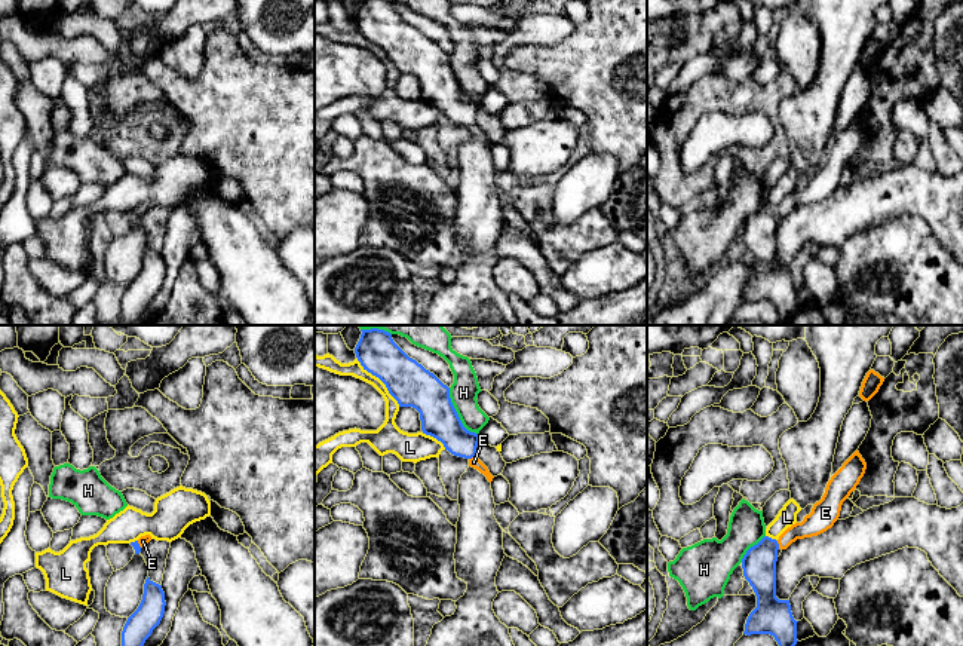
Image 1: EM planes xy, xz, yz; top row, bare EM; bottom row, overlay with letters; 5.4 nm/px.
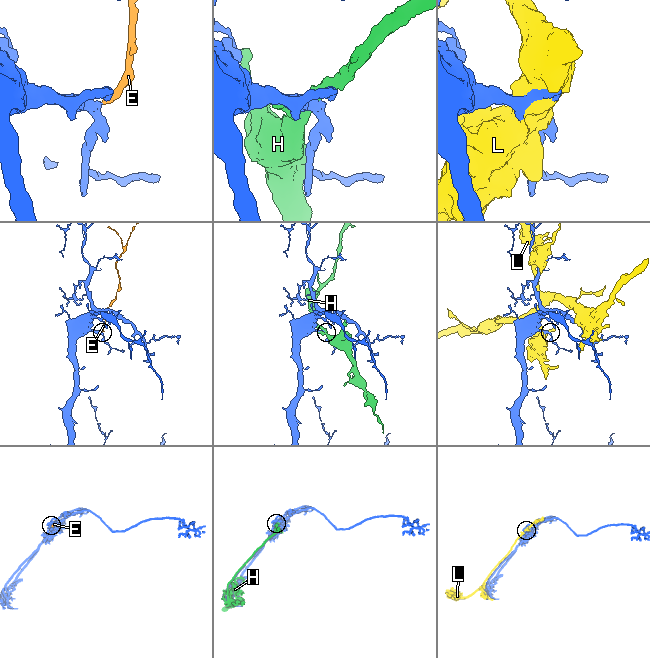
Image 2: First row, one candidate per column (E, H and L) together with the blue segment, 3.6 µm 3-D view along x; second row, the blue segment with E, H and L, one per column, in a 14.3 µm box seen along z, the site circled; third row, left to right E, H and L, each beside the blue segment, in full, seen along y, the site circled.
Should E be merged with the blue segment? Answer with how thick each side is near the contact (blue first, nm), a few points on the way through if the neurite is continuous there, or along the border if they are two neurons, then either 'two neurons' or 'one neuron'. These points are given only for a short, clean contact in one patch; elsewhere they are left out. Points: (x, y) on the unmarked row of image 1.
180/130 nm | across yz (758, 230), (778, 211), (794, 199), (818, 189) | one neuron

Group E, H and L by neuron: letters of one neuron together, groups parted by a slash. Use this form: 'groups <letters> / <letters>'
groups E / H / L

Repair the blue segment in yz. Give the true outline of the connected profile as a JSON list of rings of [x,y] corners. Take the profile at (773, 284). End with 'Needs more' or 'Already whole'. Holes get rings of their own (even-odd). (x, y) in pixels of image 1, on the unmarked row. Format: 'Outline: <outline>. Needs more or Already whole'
Outline: [[[856,117],[831,144],[825,160],[801,190],[788,195],[779,206],[764,203],[742,226],[743,244],[757,263],[757,275],[749,281],[743,301],[770,301],[785,324],[797,312],[797,290],[789,267],[776,264],[778,217],[786,217],[797,206],[818,203],[834,193],[843,169],[855,159],[867,131]]]. Needs more

